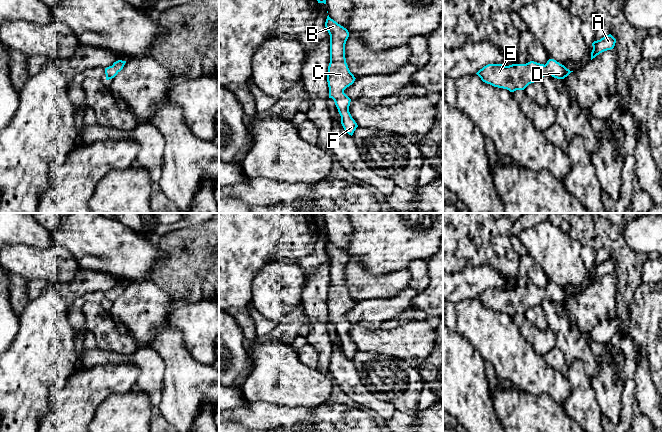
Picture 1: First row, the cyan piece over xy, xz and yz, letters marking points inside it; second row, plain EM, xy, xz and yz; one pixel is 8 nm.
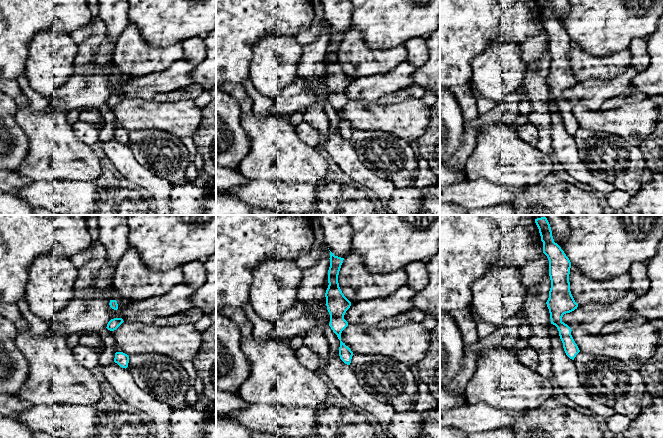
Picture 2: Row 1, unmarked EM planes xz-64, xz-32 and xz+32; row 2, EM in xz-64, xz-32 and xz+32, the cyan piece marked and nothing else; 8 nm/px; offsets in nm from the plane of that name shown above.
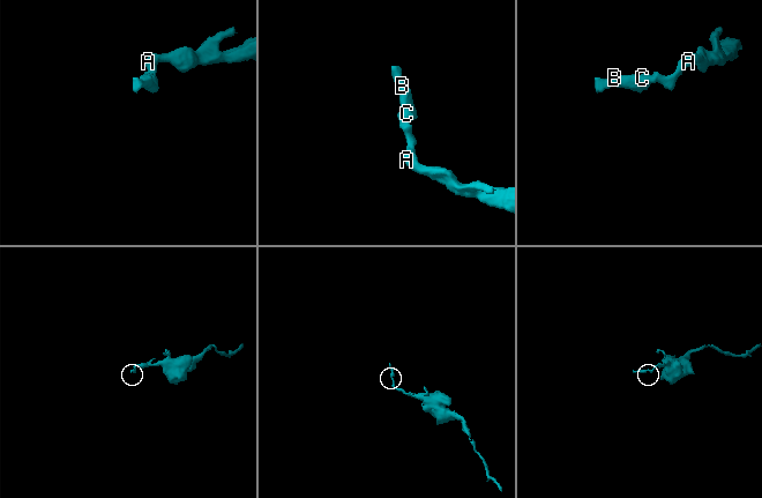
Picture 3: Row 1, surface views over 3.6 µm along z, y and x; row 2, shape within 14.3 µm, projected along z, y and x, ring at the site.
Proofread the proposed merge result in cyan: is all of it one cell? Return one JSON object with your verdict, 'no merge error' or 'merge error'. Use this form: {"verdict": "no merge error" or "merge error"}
{"verdict": "no merge error"}

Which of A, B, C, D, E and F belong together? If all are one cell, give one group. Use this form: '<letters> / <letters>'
A B C D E F

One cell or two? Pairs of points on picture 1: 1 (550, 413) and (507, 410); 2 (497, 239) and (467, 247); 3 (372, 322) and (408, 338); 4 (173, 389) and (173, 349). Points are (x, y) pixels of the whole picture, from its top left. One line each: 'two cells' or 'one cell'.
1: one cell
2: one cell
3: two cells
4: one cell

